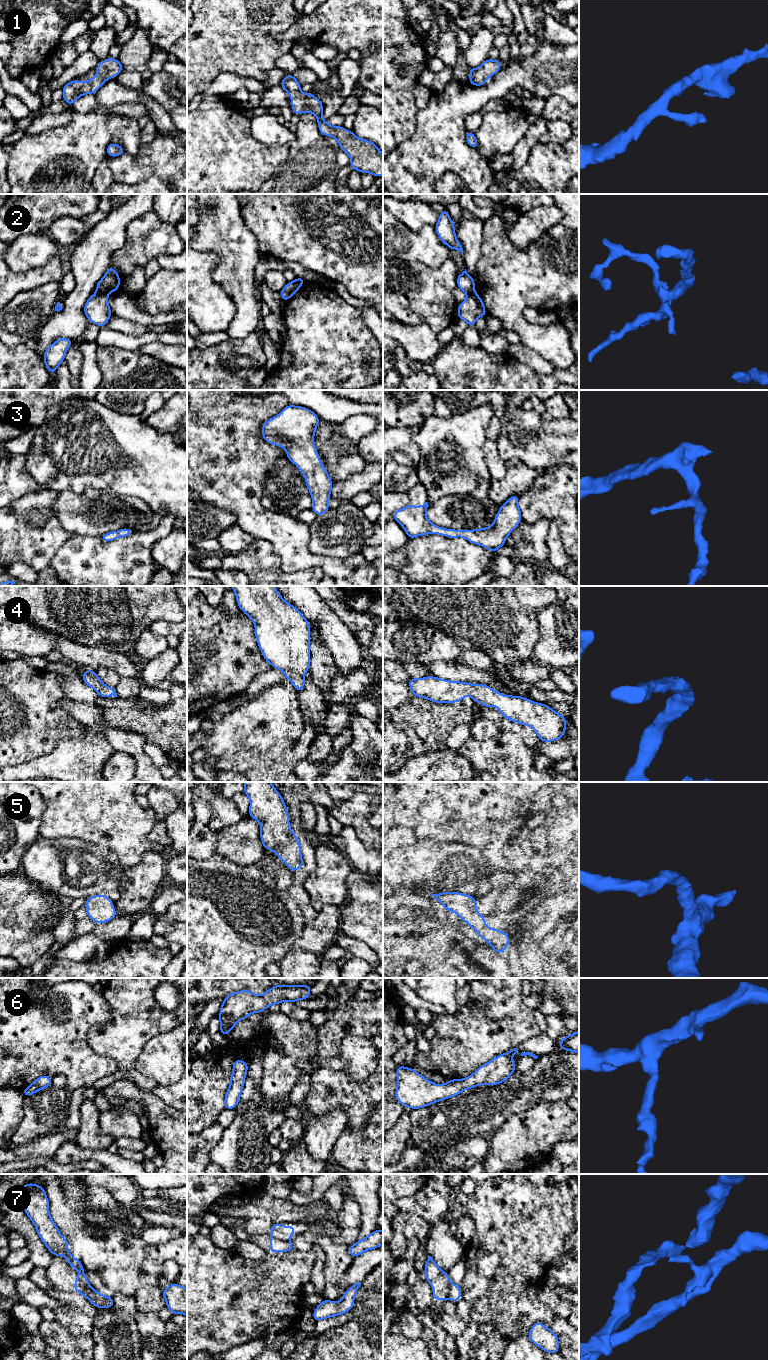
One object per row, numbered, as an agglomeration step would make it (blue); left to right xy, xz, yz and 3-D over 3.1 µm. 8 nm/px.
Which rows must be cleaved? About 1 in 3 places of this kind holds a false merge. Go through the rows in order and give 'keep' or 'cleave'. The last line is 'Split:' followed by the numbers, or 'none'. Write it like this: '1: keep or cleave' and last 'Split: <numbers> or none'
1: keep
2: cleave
3: keep
4: keep
5: keep
6: keep
7: cleave
Split: 2, 7

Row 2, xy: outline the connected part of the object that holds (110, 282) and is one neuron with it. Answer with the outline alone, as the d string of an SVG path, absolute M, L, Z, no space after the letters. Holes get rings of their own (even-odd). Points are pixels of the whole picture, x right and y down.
M110 265L107 272L104 274L102 279L97 283L96 289L105 294L119 290L120 276L114 270L114 267Z

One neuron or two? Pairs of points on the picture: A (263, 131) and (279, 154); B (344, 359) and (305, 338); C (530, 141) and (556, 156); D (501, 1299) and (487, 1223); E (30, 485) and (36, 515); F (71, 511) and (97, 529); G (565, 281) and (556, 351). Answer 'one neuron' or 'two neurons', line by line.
A: two neurons
B: one neuron
C: two neurons
D: one neuron
E: two neurons
F: one neuron
G: one neuron

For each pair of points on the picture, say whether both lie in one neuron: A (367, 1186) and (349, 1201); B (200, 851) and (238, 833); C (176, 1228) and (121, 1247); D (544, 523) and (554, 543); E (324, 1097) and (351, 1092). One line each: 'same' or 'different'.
A: different
B: same
C: different
D: different
E: same

